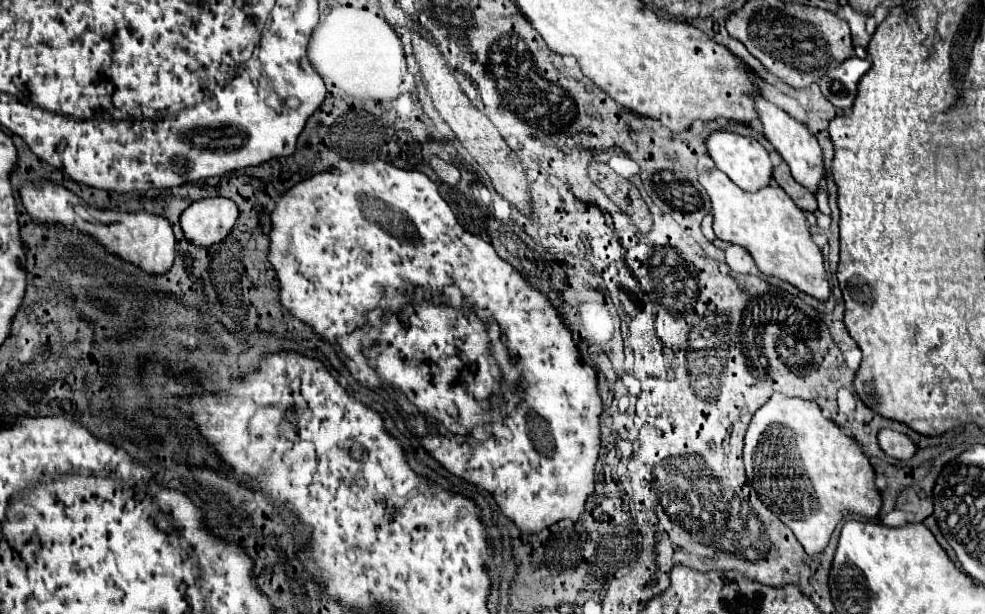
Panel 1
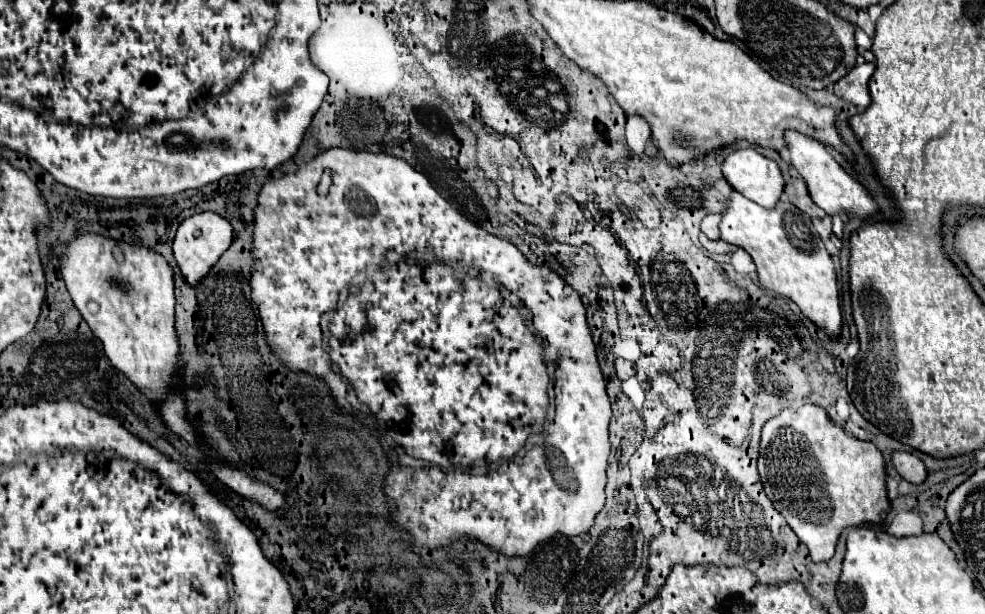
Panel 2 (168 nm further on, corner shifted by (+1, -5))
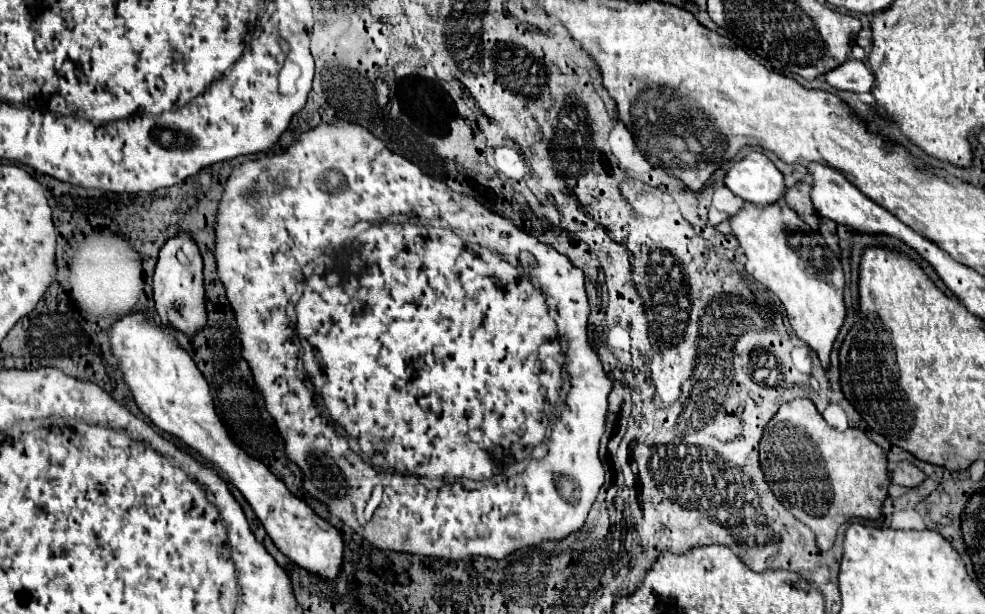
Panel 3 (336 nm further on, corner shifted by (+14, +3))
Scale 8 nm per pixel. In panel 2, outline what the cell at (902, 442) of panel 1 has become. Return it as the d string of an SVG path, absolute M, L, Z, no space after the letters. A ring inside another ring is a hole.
M895 452L893 454L893 464L895 464L897 472L911 484L923 484L927 474L929 474L925 464L909 452Z

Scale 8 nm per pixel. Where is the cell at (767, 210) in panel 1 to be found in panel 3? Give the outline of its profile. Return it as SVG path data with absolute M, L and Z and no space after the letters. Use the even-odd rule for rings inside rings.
M744 202L740 212L728 222L748 258L746 272L780 298L792 330L818 352L822 366L828 368L830 350L846 314L842 300L844 272L838 258L816 230L812 230L792 208L778 202L768 206Z

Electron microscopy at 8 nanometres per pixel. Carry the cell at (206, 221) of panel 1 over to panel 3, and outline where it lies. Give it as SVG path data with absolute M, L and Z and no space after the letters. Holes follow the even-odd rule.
M178 232L168 238L160 248L156 272L154 272L154 300L156 312L164 324L184 334L196 334L206 324L204 310L204 284L202 284L202 256L196 240L190 232Z

